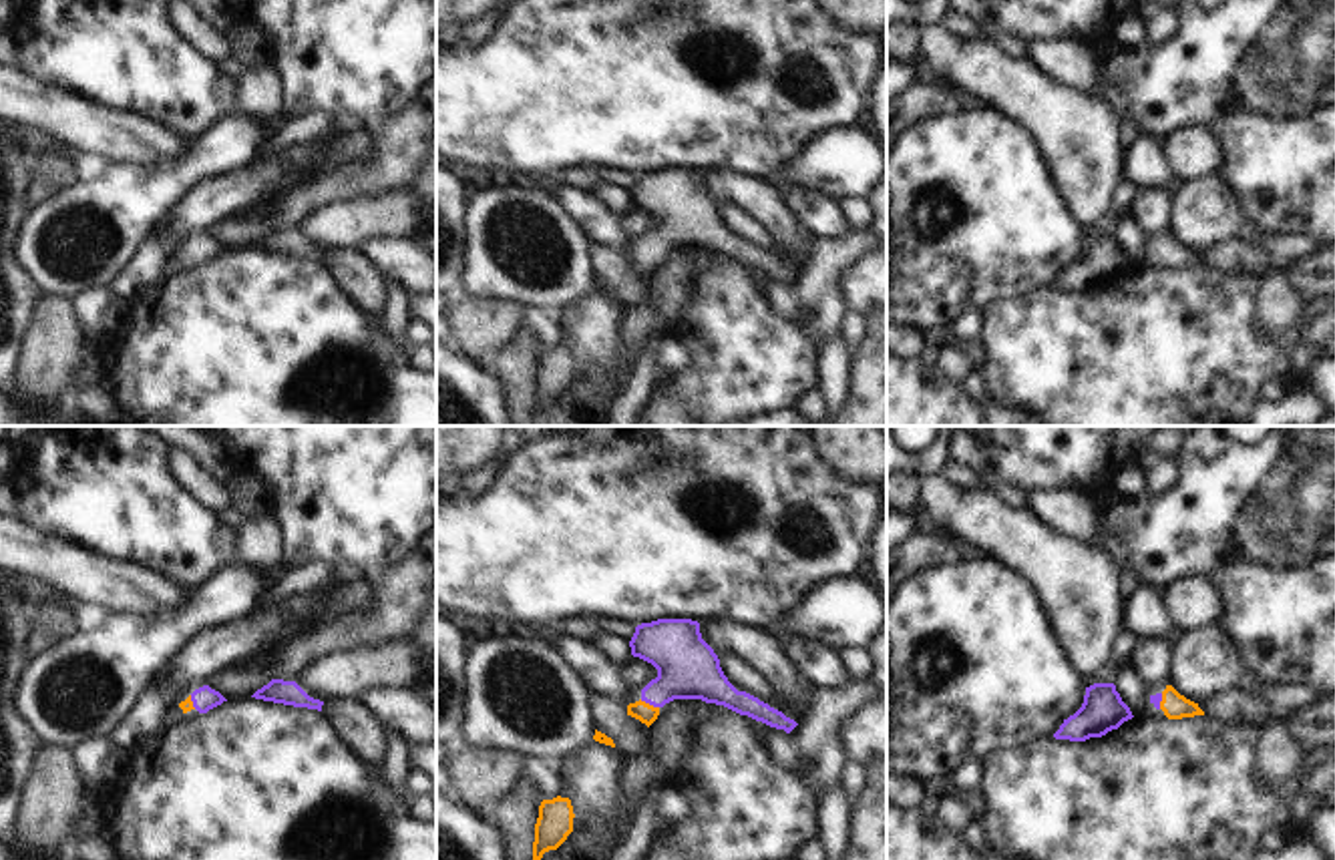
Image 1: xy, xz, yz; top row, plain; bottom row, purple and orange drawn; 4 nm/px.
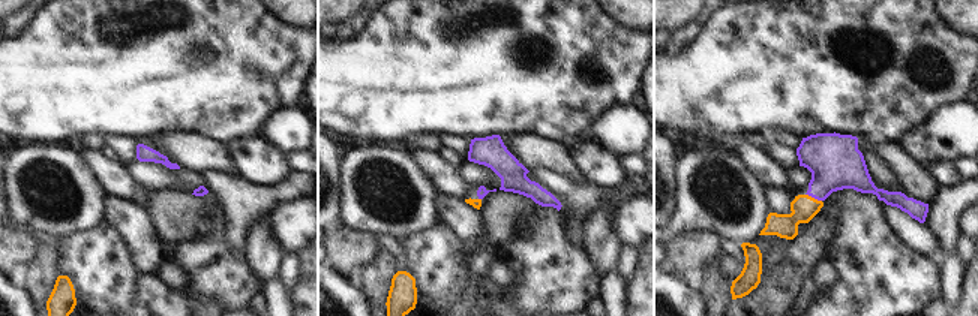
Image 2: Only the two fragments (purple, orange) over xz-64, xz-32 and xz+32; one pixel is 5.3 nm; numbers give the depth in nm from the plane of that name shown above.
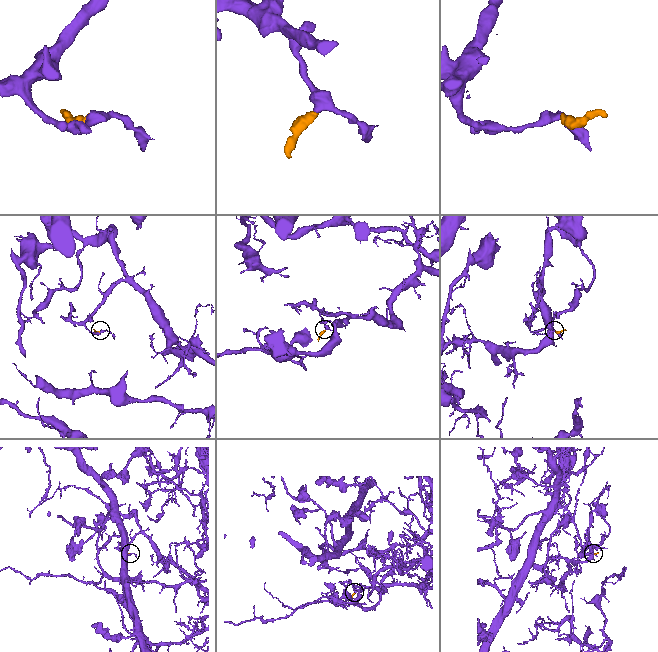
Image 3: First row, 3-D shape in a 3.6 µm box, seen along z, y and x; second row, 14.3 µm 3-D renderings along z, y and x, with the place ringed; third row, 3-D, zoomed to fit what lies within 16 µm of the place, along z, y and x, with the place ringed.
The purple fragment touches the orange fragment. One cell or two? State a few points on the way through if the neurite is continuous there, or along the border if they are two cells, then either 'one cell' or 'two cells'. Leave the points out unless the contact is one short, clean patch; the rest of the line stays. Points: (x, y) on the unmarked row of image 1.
runs through xz (688, 218), (650, 254), (640, 260); one cell

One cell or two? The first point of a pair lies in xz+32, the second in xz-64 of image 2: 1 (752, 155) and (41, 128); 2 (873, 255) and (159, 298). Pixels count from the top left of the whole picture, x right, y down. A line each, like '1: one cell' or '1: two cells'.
1: two cells
2: two cells

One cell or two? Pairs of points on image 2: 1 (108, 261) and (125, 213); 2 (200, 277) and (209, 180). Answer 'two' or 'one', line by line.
1: two
2: two

